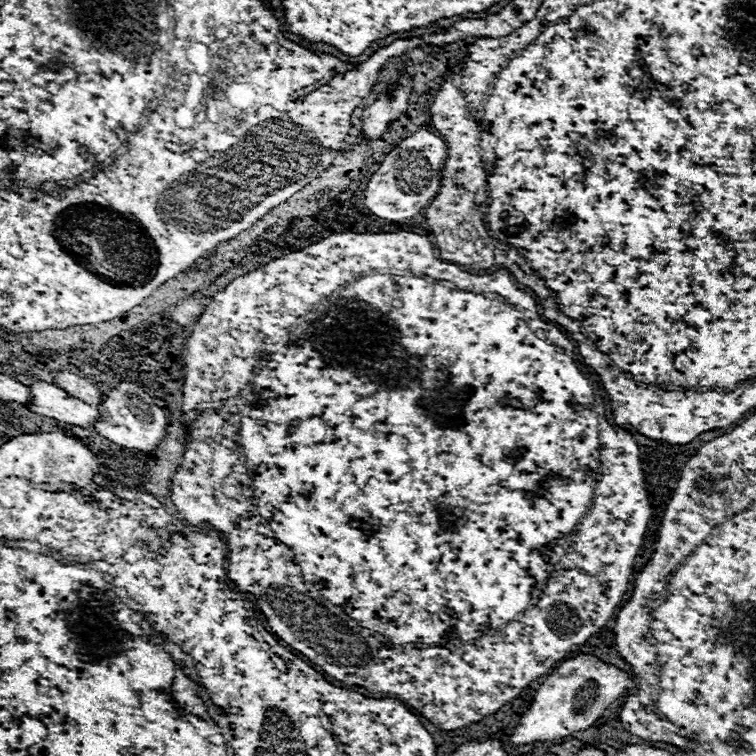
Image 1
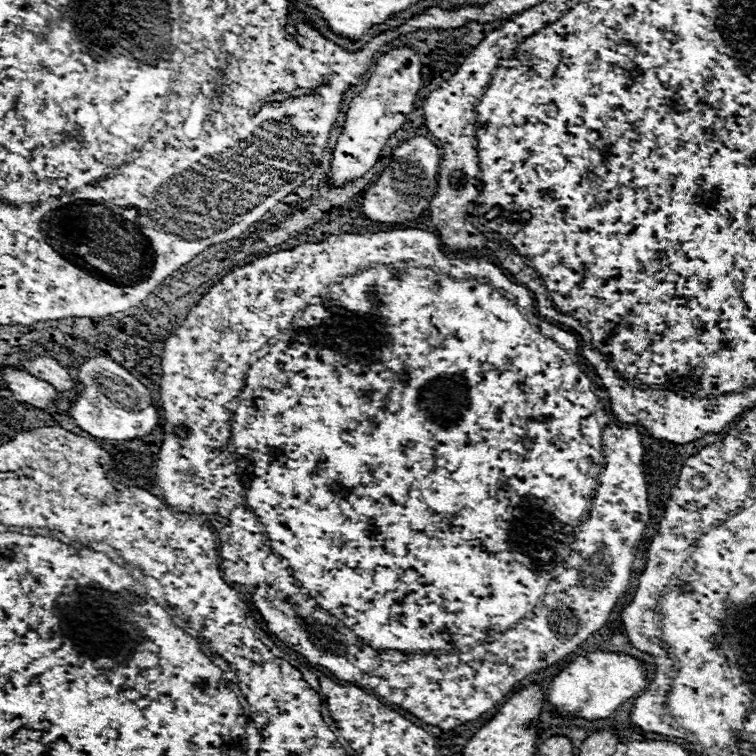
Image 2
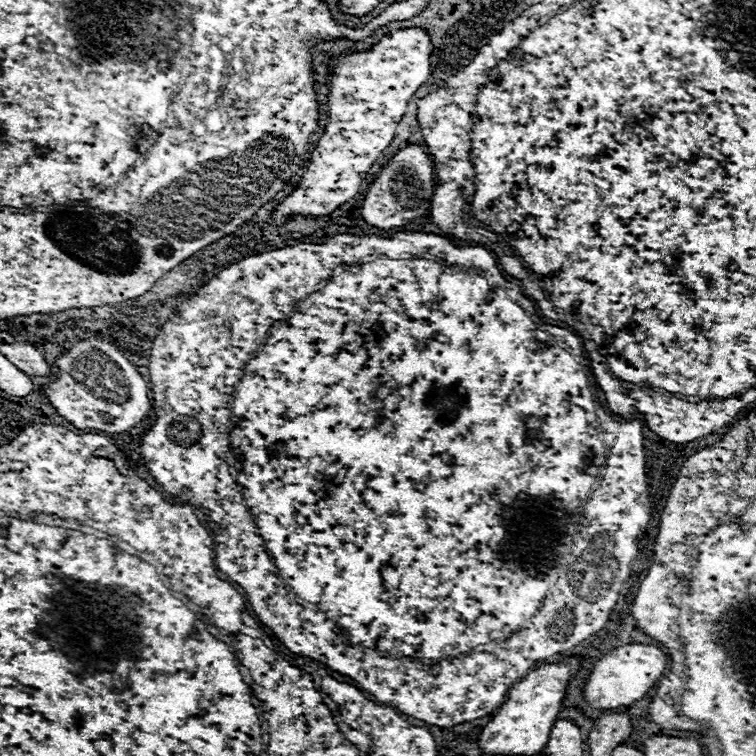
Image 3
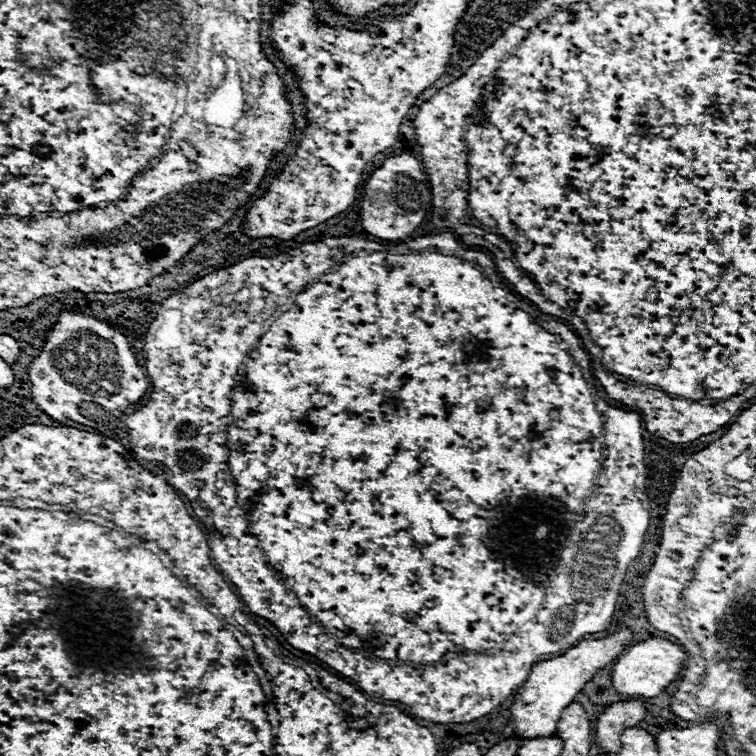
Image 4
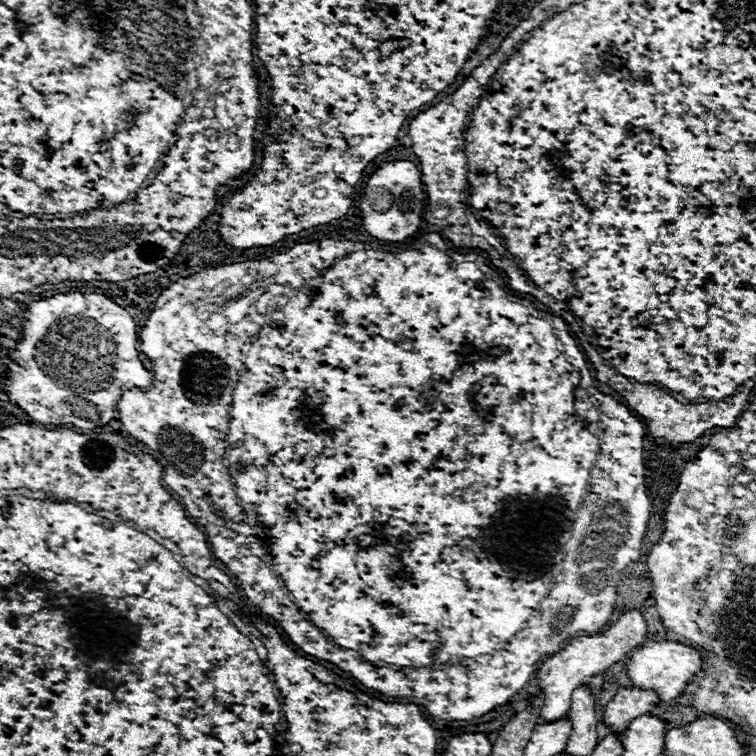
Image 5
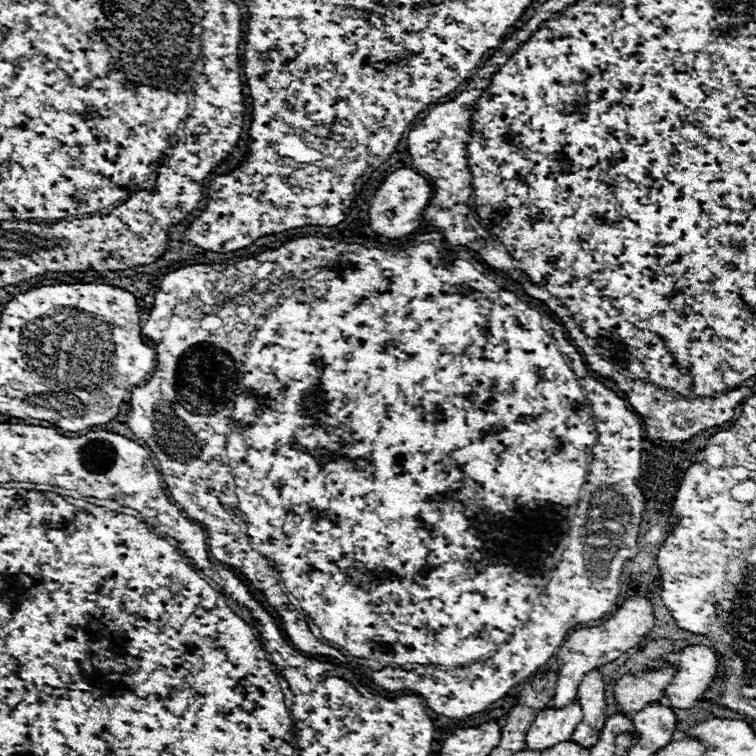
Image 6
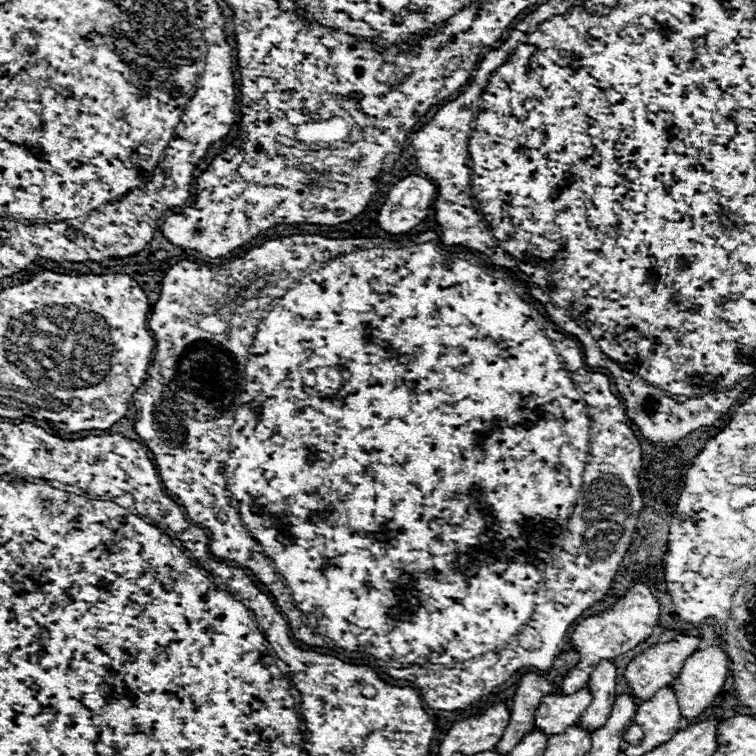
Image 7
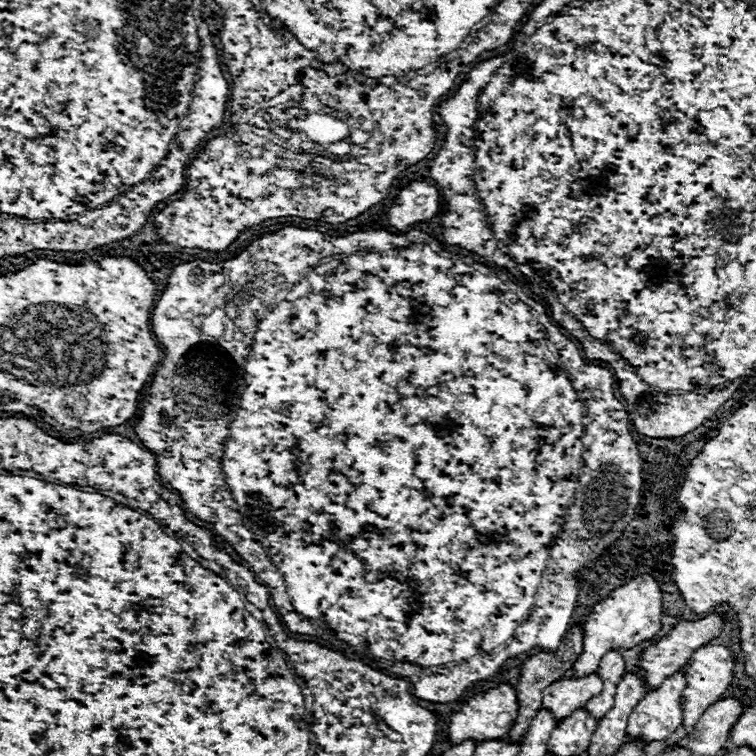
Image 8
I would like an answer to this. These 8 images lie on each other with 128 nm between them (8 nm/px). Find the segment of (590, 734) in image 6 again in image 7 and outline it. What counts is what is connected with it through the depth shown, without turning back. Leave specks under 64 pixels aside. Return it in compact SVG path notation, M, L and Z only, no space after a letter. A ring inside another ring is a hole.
M610 660L598 662L588 680L588 690L592 694L592 702L586 712L580 716L580 726L588 732L596 732L604 726L610 716L612 704L616 700L616 668Z

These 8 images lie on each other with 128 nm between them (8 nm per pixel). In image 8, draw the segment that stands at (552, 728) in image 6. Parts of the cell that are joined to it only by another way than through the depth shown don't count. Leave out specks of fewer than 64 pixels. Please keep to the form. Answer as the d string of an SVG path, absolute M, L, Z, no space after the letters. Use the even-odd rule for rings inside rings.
M592 674L586 678L562 678L542 692L542 708L548 710L556 722L572 716L578 708L602 692L602 680Z

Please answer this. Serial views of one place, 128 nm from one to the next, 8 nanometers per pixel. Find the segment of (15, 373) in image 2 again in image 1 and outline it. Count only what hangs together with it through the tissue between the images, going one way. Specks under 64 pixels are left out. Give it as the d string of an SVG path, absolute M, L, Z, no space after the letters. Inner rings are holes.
M34 382L30 390L36 400L32 406L32 412L36 414L54 418L58 422L66 422L70 426L80 426L80 428L94 426L94 422L102 420L100 412L94 406L78 398L72 398L68 392L64 392L54 384Z

